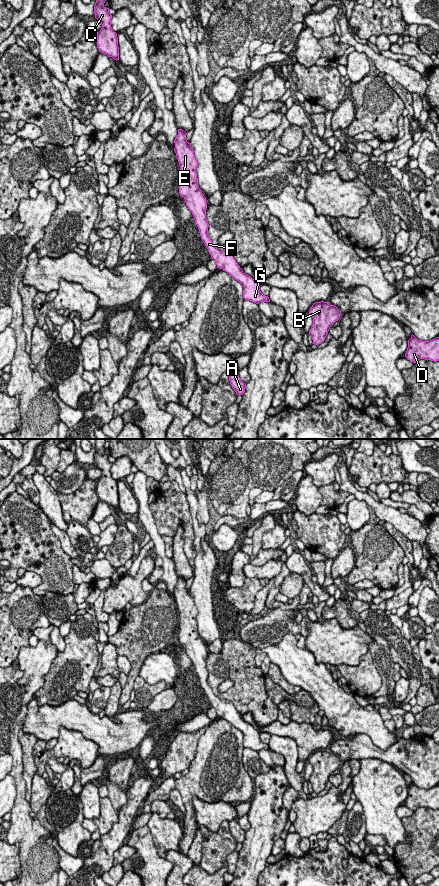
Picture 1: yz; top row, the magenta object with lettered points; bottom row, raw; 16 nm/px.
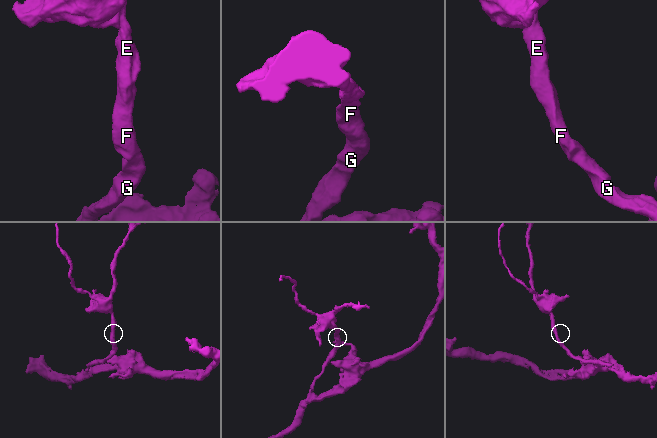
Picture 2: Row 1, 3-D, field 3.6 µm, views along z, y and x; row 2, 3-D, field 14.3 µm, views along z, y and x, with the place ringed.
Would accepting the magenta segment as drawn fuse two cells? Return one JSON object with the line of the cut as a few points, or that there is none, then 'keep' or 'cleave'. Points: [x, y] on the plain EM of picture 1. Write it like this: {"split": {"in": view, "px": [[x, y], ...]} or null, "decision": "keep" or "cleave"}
{"split": null, "decision": "keep"}

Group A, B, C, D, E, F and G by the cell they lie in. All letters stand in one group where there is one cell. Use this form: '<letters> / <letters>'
A B C D E F G

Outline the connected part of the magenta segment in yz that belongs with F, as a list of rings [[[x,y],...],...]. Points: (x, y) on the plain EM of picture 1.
[[[178,577],[178,583],[174,588],[174,599],[180,614],[179,642],[185,646],[186,653],[192,660],[202,689],[212,707],[215,708],[217,716],[227,720],[243,733],[243,746],[245,748],[250,748],[256,752],[262,749],[270,750],[269,745],[261,741],[260,732],[243,720],[233,703],[228,699],[219,699],[210,687],[208,683],[209,672],[206,667],[206,645],[199,636],[196,621],[198,610],[191,596],[191,591],[186,588],[186,583],[184,578]]]

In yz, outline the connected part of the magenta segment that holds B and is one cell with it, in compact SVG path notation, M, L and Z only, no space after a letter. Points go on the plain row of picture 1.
M316 750L312 753L309 763L313 766L313 773L309 779L313 792L324 790L332 772L339 768L341 759L327 750Z

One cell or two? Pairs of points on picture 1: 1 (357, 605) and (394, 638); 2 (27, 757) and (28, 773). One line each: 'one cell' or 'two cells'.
1: two cells
2: one cell

